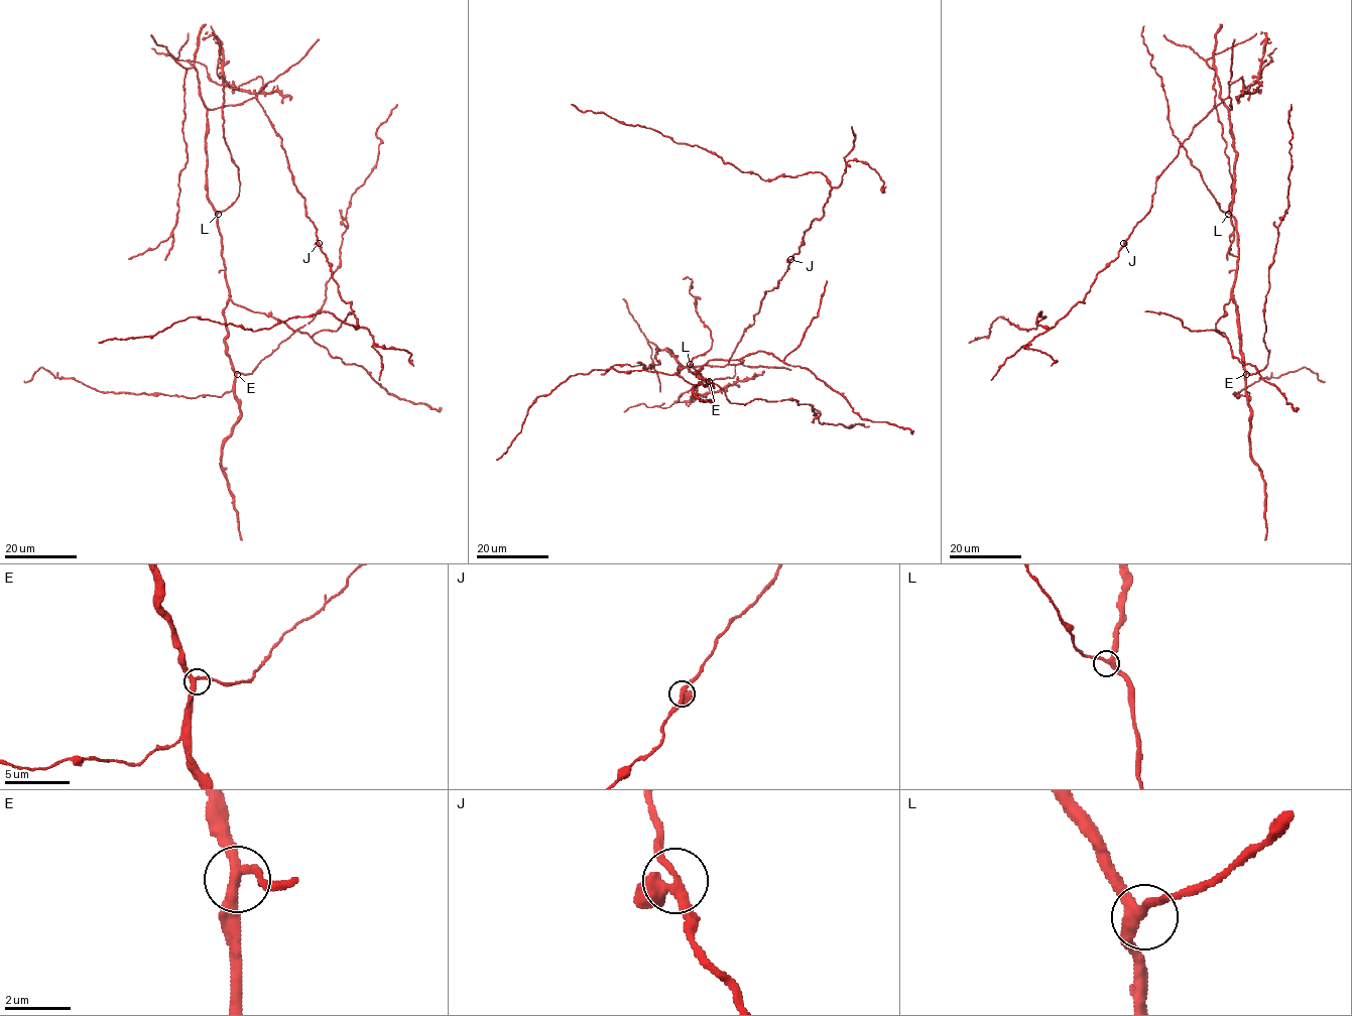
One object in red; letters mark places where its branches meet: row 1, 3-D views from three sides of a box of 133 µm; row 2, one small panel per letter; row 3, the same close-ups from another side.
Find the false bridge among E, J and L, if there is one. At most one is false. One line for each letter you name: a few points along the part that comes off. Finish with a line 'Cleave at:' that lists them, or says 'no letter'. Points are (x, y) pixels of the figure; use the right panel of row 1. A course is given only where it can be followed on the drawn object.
J: foreign part runs (1124, 243), (1083, 302), (1053, 328), (1036, 323), (1041, 311), (1027, 331), (998, 318), (988, 336), (968, 343)
Cleave at: J

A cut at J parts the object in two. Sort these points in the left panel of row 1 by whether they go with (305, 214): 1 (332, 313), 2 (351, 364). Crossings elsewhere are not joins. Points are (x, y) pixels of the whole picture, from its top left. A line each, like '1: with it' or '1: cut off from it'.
1: cut off from it
2: with it

